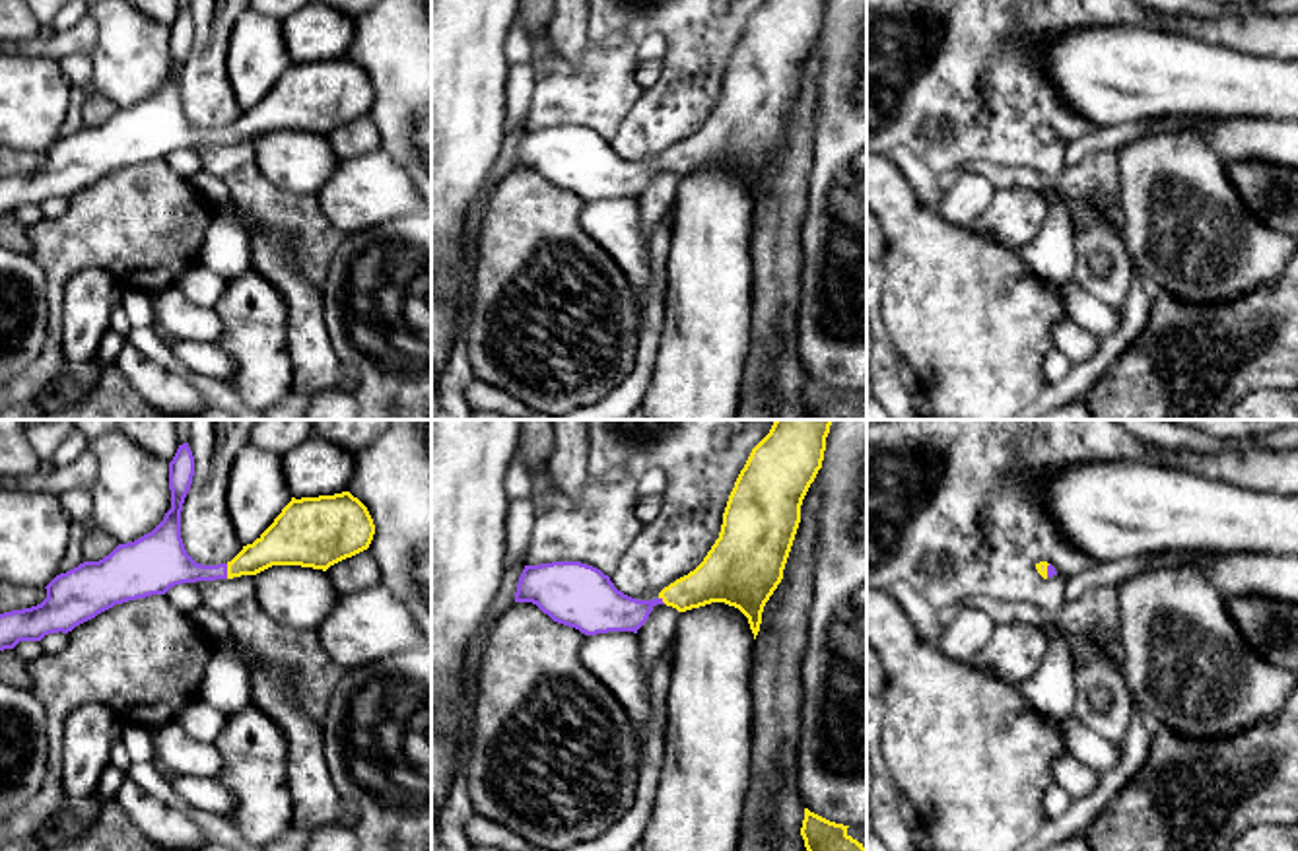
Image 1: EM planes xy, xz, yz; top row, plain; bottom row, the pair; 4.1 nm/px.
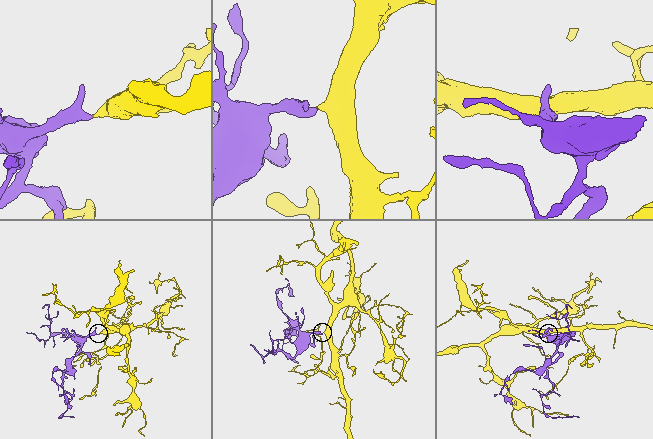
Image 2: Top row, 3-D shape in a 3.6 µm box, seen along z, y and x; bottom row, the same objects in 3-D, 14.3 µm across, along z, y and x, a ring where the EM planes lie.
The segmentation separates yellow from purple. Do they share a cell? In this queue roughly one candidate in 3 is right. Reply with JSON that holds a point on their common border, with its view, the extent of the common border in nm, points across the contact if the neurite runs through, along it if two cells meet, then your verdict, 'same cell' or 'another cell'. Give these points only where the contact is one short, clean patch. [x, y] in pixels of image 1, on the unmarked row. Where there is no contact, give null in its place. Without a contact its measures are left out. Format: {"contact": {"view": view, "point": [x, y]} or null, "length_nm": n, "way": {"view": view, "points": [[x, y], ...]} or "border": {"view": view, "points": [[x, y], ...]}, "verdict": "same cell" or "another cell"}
{"contact": {"view": "xy", "point": [228, 136]}, "length_nm": 60, "way": {"view": "xy", "points": [[280, 109], [228, 136], [189, 136], [170, 129]]}, "verdict": "same cell"}

